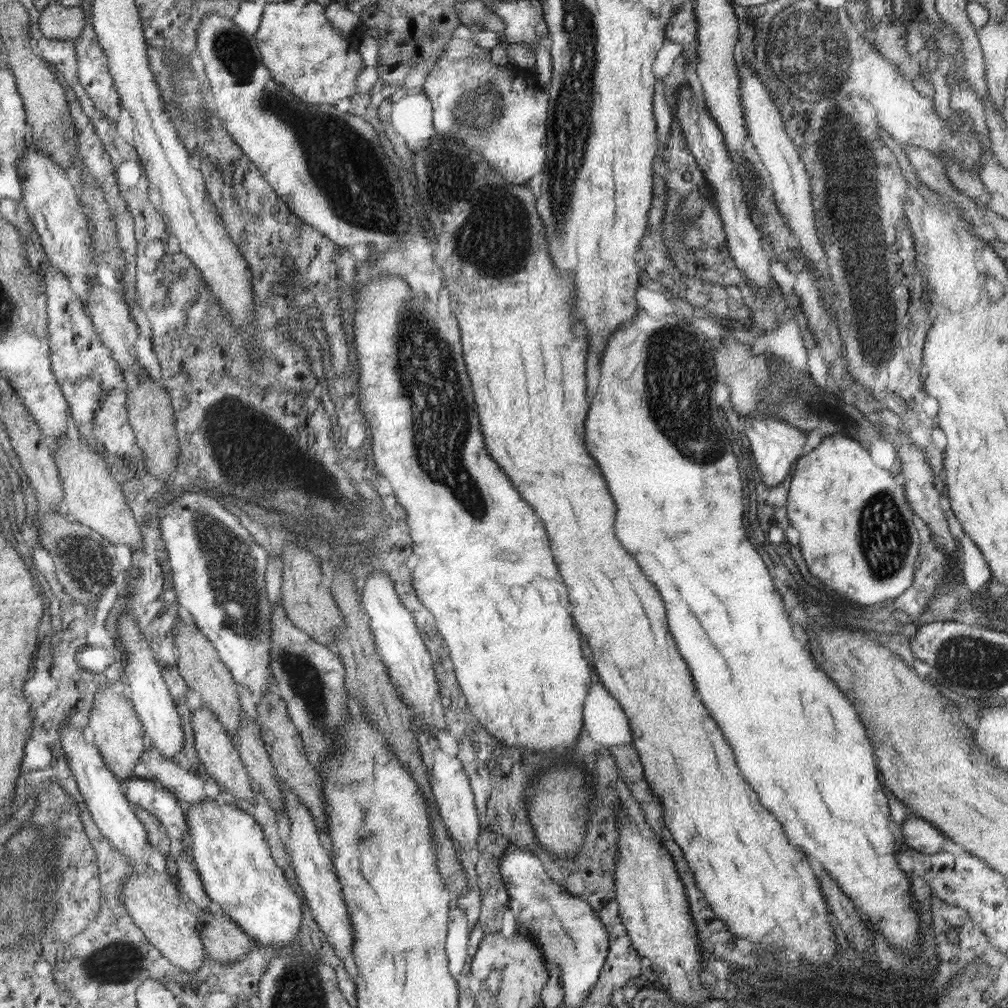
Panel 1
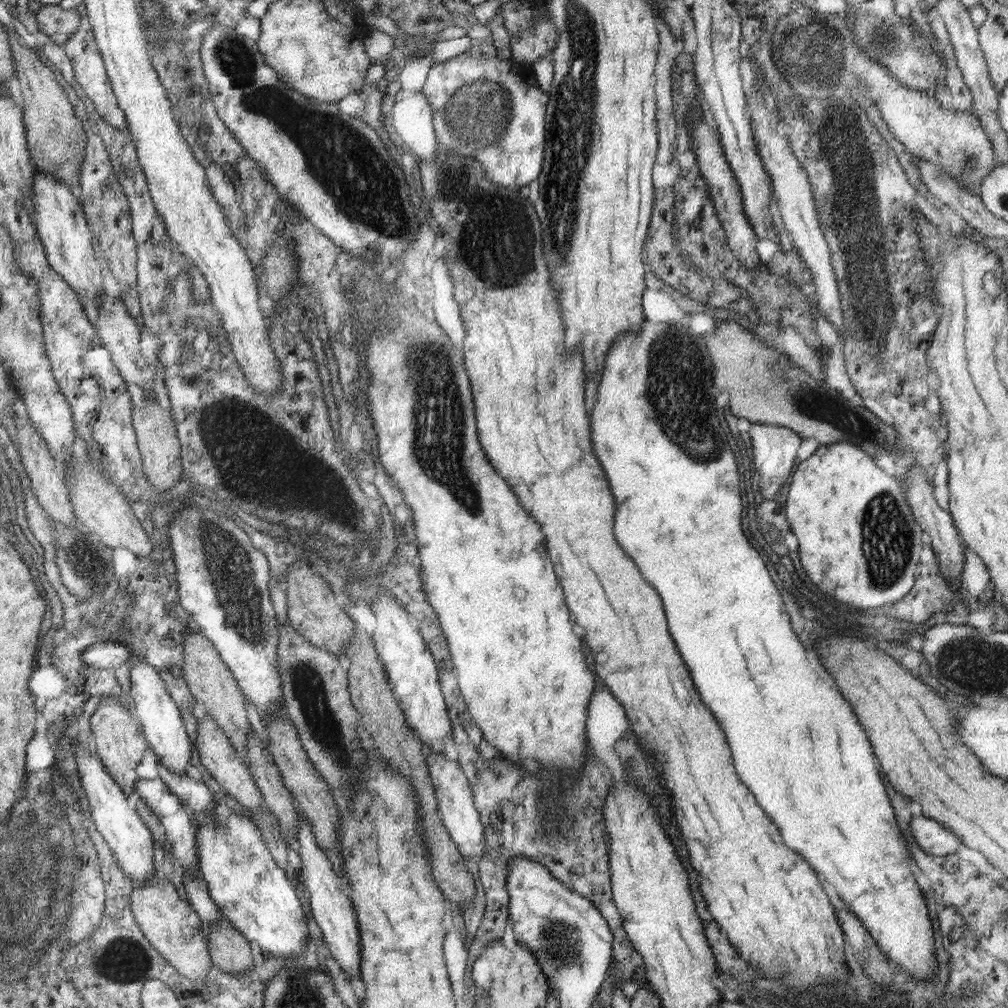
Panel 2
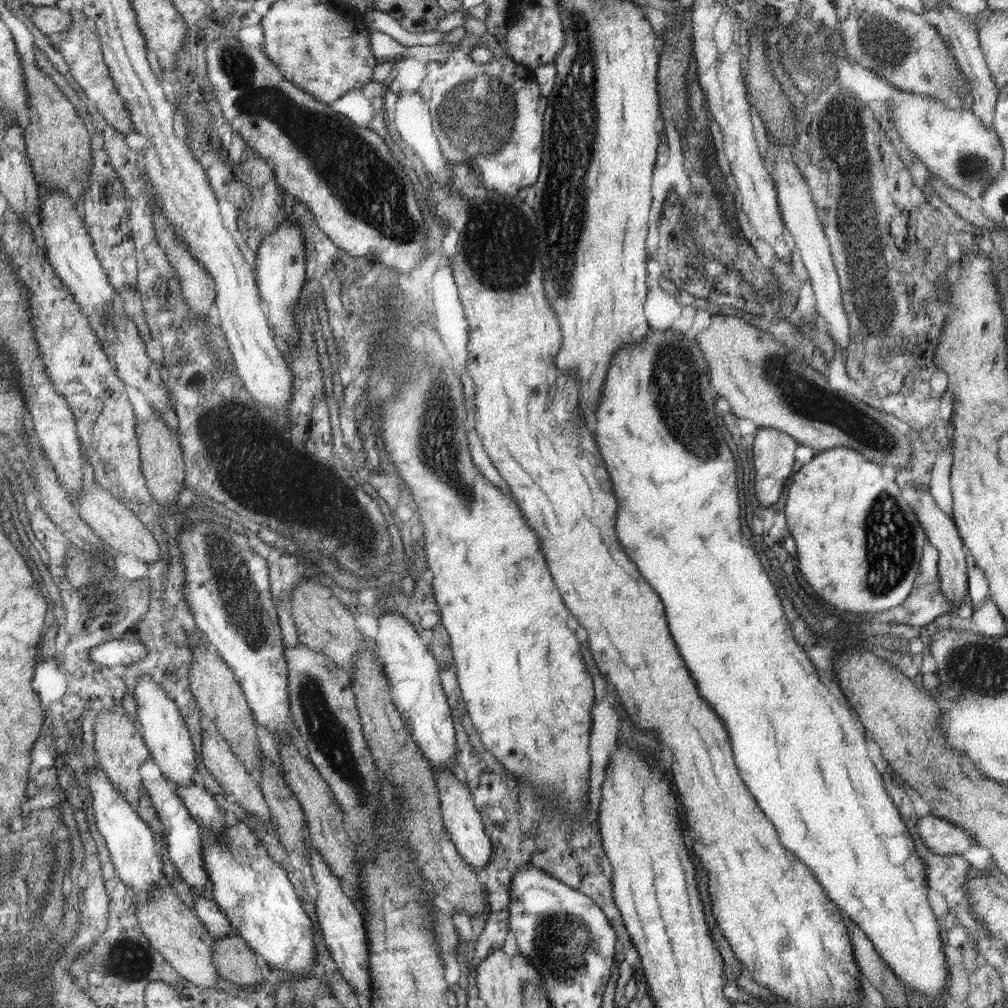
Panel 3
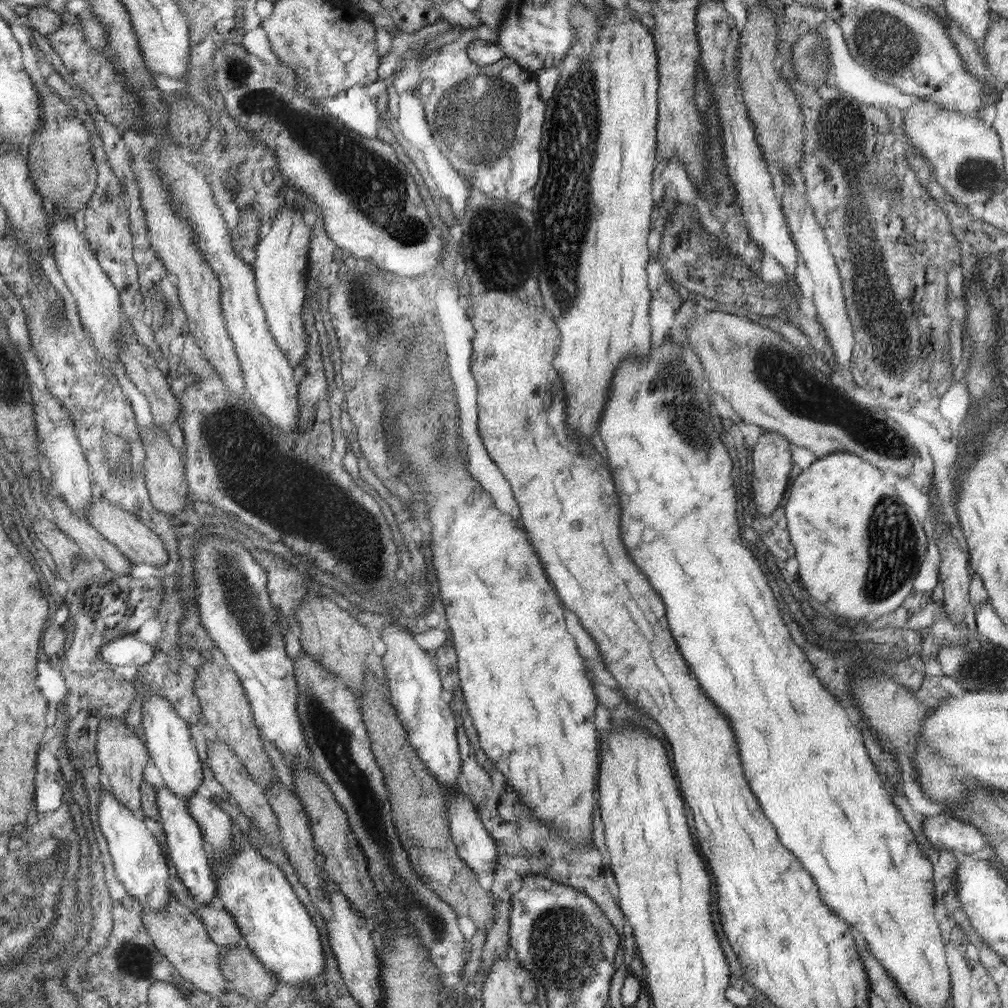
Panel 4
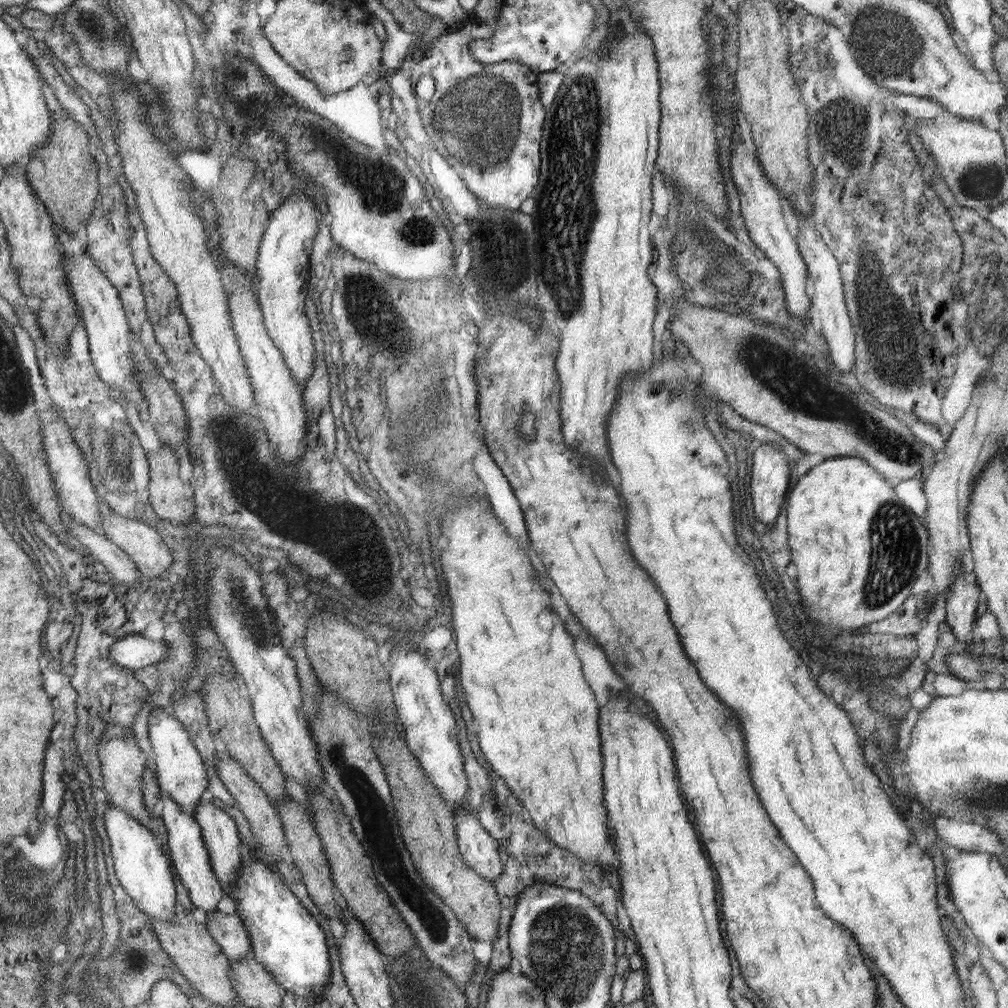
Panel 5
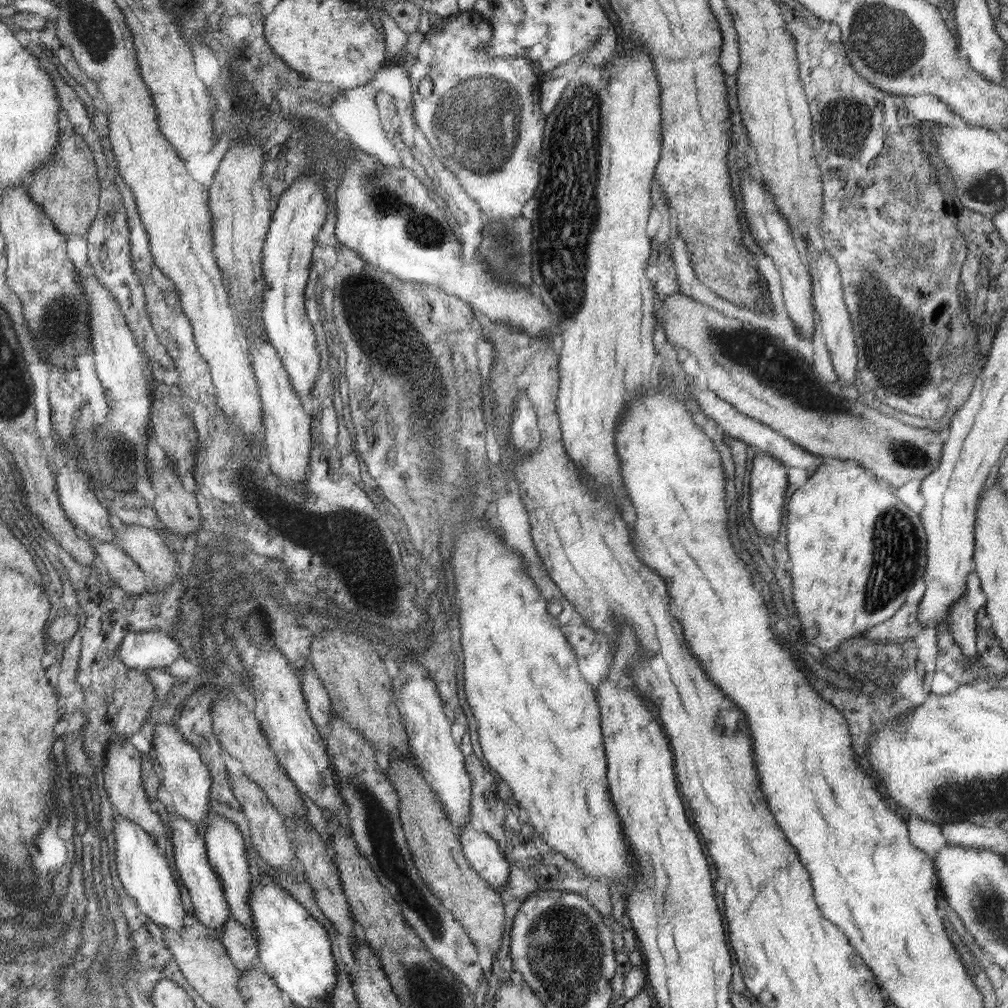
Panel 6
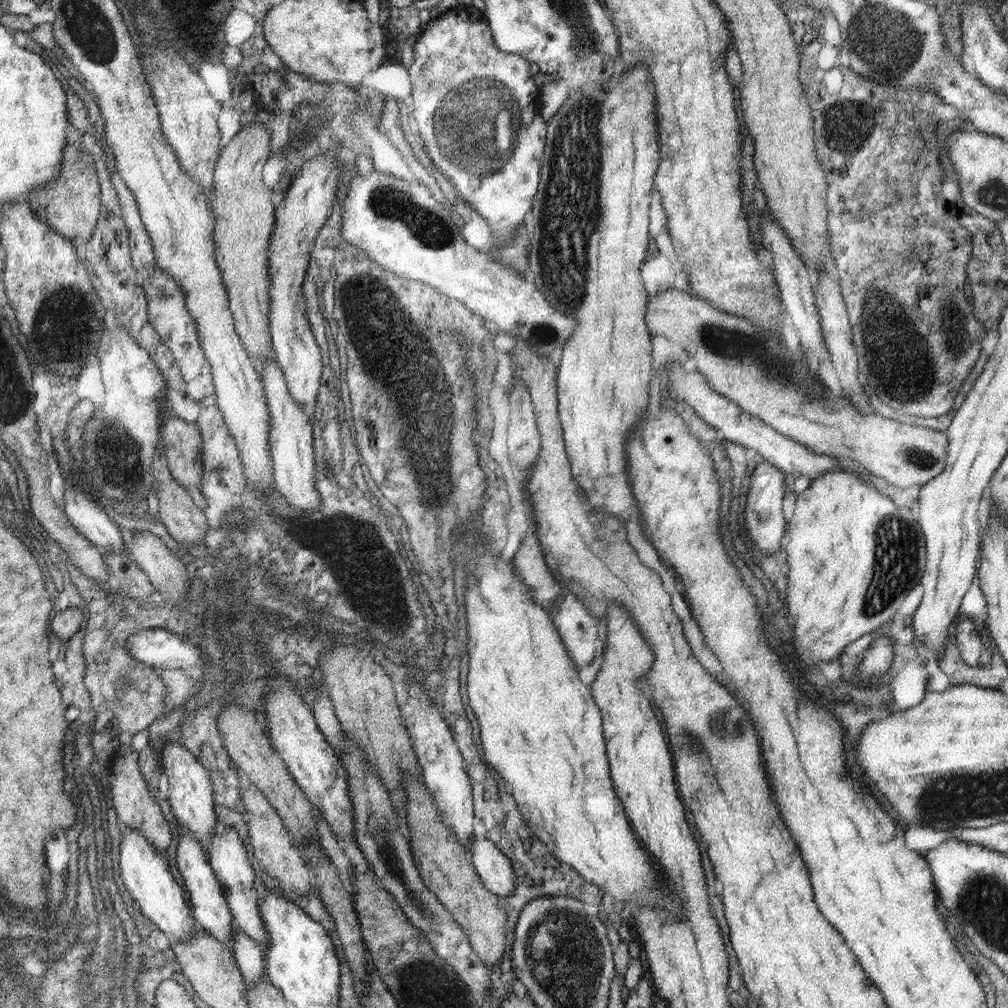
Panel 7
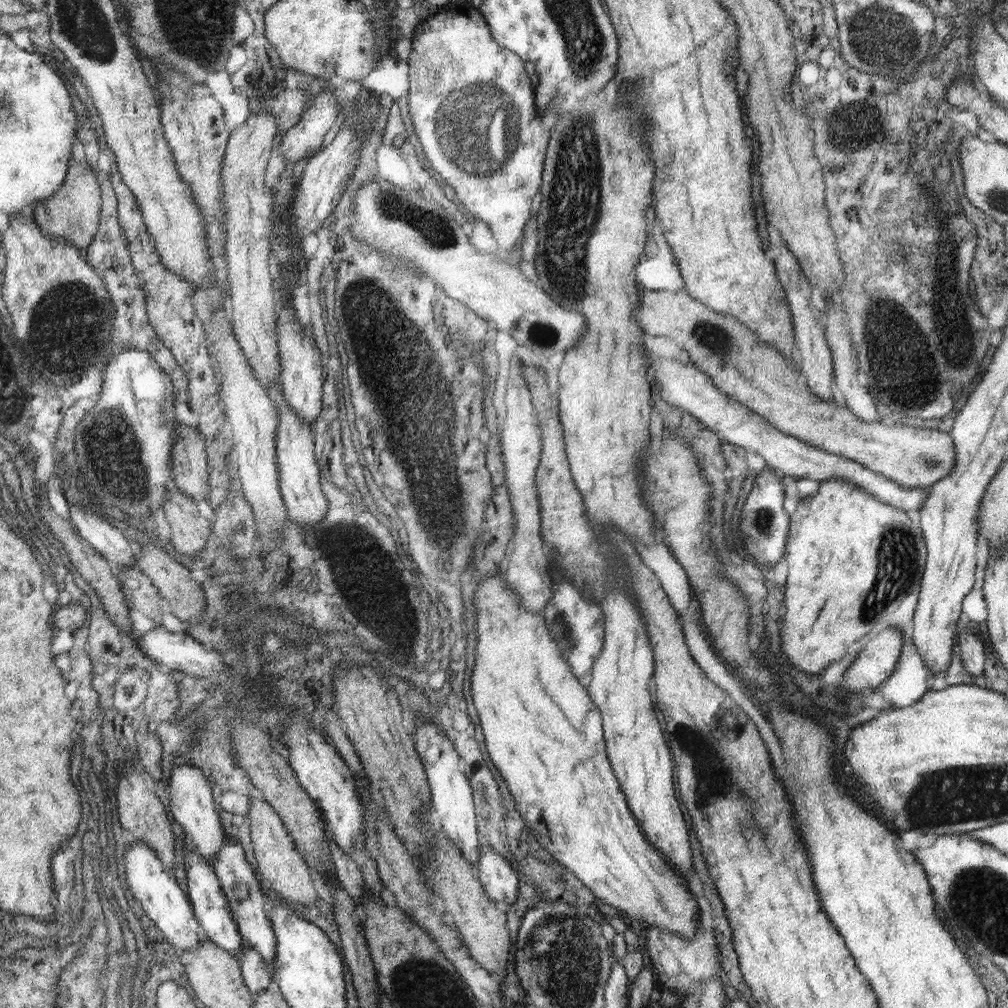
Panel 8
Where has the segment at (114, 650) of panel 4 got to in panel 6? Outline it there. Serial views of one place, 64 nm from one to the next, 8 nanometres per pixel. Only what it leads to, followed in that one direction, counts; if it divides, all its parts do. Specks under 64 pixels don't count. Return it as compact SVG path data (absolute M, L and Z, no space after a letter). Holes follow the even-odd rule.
M150 631L129 632L124 636L118 659L128 669L168 669L179 658L183 658L183 648L172 635Z

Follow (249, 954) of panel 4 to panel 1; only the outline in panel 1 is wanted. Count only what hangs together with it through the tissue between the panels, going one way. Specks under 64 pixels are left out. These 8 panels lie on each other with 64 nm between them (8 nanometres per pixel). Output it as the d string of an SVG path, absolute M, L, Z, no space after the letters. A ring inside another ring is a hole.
M201 910L200 918L202 941L208 957L219 960L218 962L222 962L222 964L236 964L240 957L252 950L250 948L250 938L226 913L216 914L211 911Z

